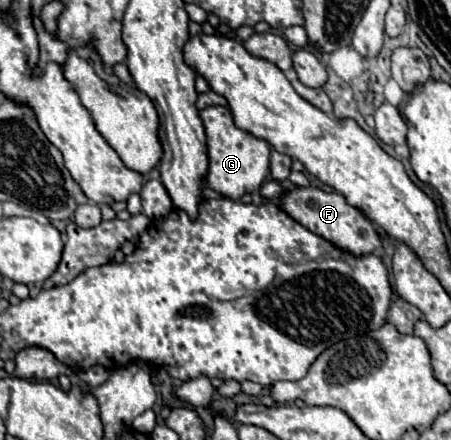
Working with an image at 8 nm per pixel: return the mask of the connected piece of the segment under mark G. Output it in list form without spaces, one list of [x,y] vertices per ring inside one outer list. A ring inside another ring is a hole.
[[[226,106],[204,108],[200,112],[200,118],[206,128],[210,158],[210,168],[204,184],[230,200],[240,200],[244,194],[256,192],[270,174],[270,144],[246,130],[240,130]]]

